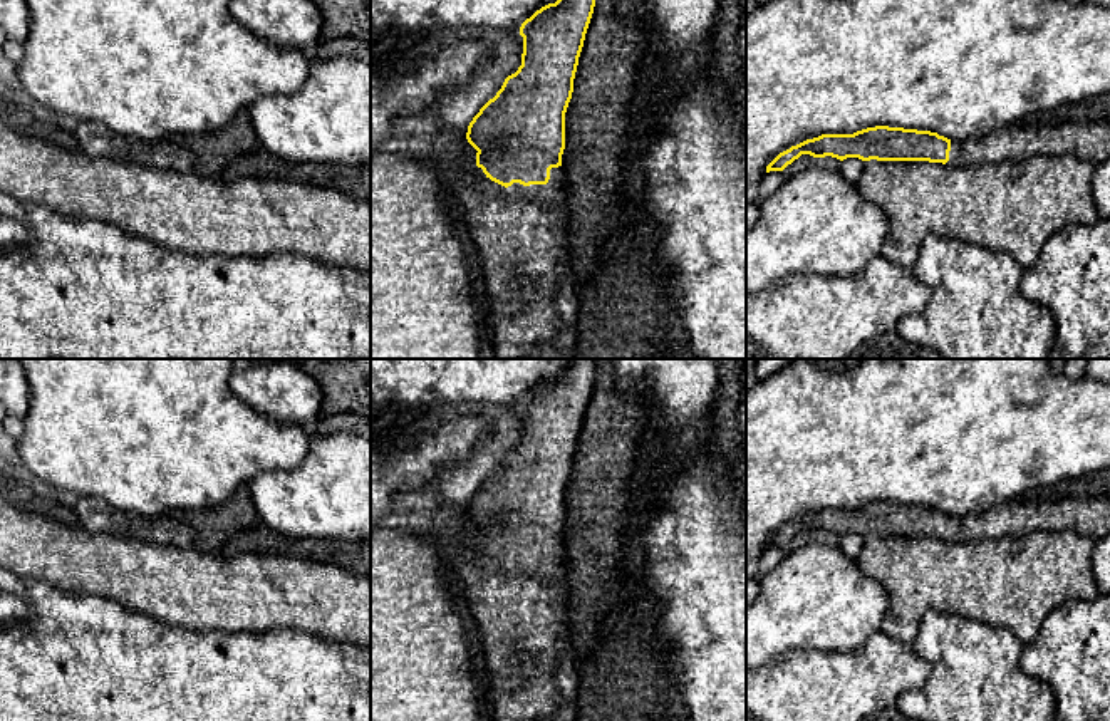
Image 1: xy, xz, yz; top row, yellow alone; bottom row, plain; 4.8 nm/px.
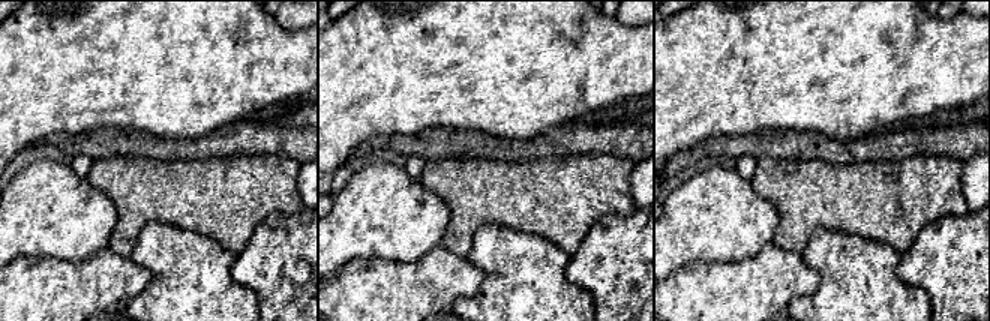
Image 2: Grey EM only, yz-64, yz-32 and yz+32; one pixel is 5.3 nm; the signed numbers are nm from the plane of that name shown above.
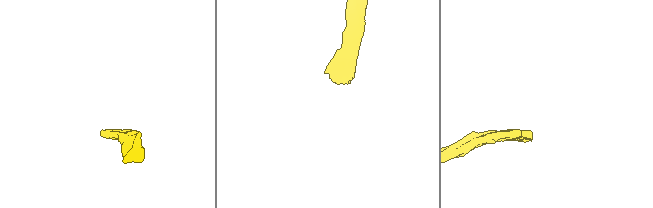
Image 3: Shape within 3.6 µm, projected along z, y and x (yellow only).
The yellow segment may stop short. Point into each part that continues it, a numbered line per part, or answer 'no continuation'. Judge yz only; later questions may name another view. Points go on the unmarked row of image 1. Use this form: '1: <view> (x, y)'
1: yz (1085, 515)

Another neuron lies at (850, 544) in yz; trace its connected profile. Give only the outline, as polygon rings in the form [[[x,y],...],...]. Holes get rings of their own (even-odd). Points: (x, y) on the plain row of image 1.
[[[847,533],[842,537],[840,540],[840,548],[843,550],[843,553],[850,558],[857,558],[862,547],[864,547],[864,540],[865,537],[858,535],[858,533]]]

